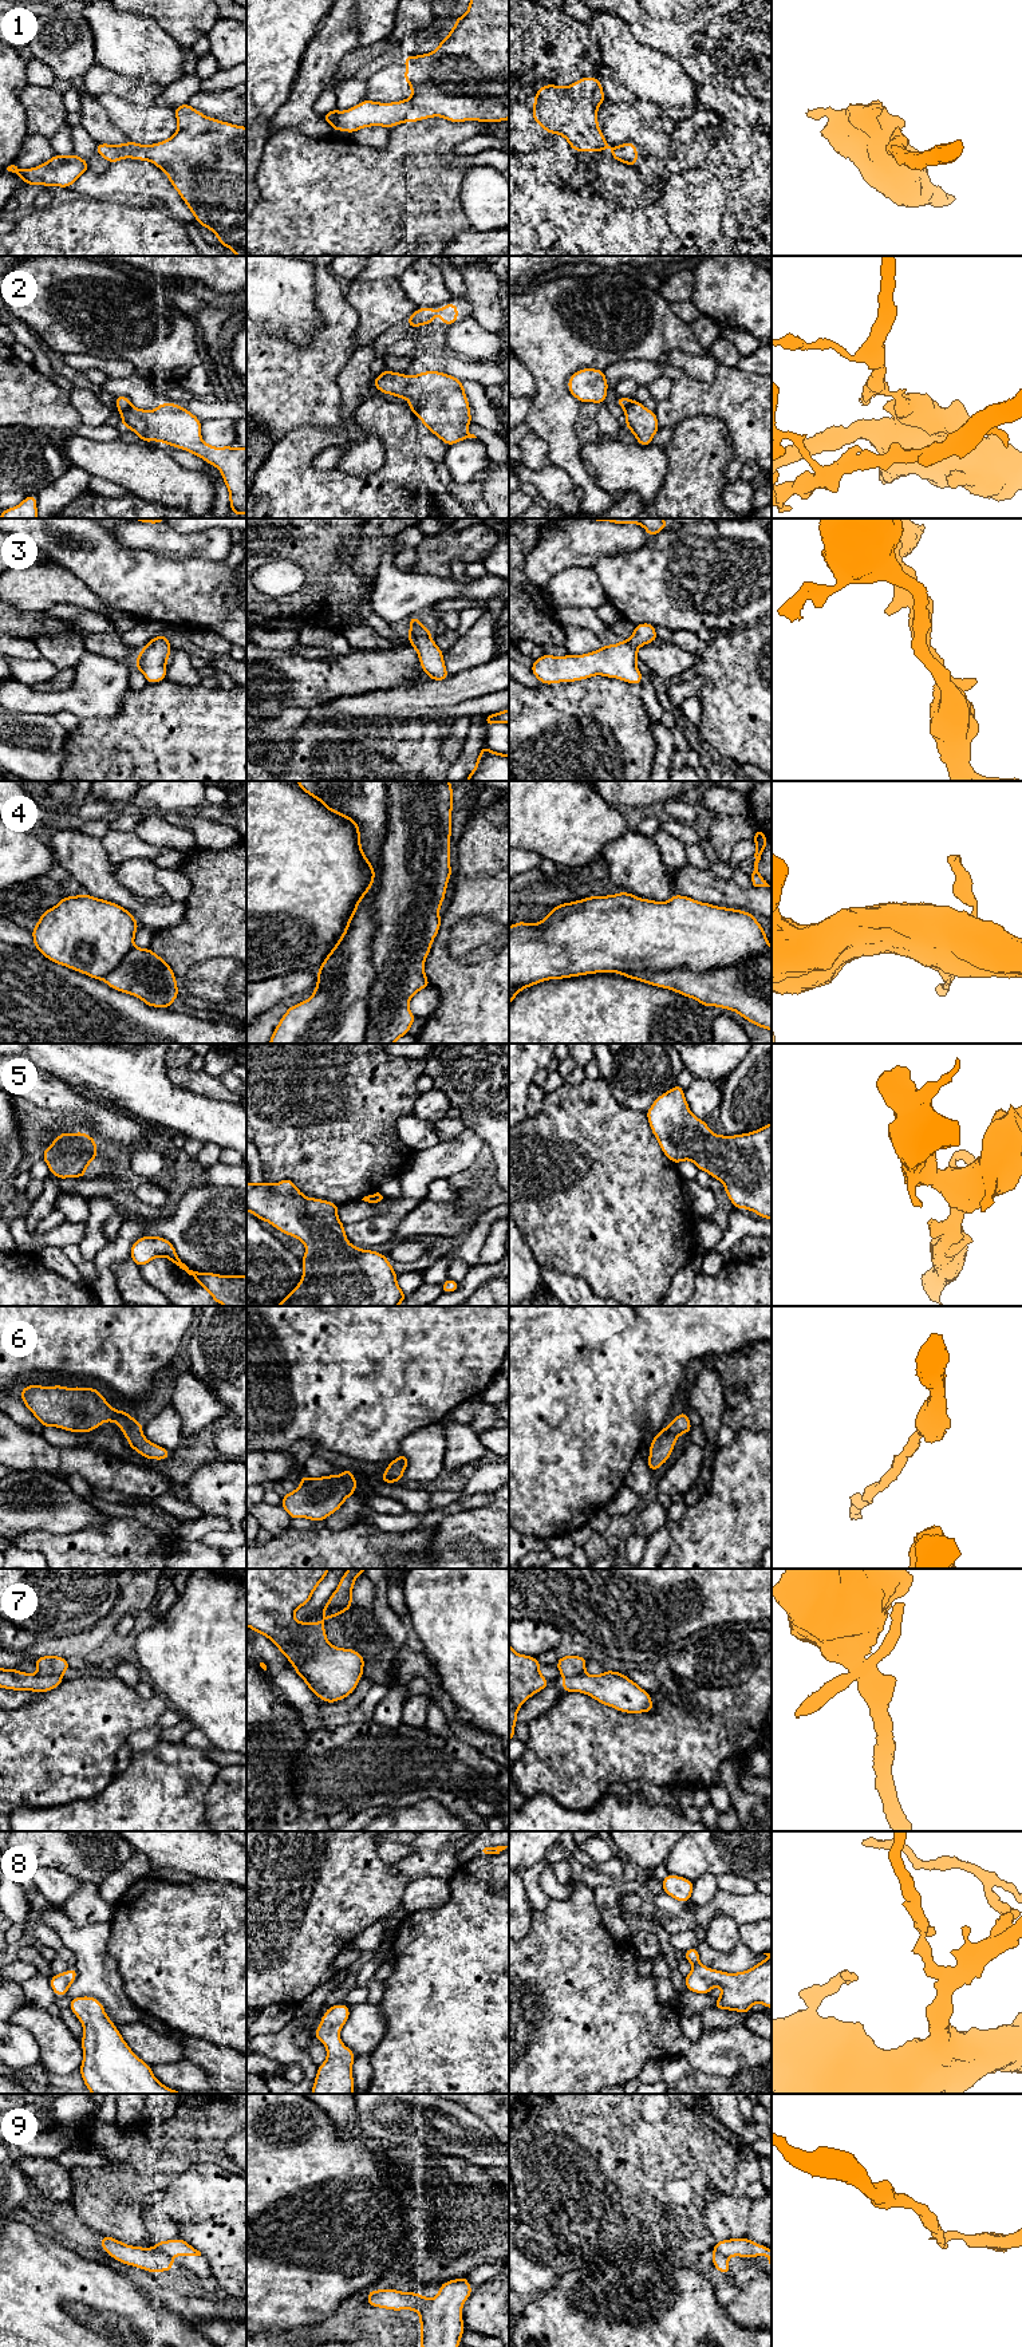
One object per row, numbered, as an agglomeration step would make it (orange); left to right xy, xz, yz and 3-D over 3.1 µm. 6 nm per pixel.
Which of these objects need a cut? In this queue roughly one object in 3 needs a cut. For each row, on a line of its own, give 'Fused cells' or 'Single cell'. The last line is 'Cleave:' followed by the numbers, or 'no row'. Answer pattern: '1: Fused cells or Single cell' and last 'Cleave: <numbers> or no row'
1: Single cell
2: Fused cells
3: Single cell
4: Fused cells
5: Single cell
6: Single cell
7: Fused cells
8: Single cell
9: Fused cells
Cleave: 2, 4, 7, 9

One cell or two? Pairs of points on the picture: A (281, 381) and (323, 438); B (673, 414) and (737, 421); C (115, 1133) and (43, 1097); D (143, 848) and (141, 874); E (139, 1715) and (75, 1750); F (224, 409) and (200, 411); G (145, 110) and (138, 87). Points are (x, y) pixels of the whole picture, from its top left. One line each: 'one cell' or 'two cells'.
A: two cells
B: one cell
C: one cell
D: two cells
E: one cell
F: one cell
G: two cells

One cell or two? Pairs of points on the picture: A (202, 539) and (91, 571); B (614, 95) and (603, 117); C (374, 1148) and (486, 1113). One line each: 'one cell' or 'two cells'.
A: two cells
B: two cells
C: two cells

